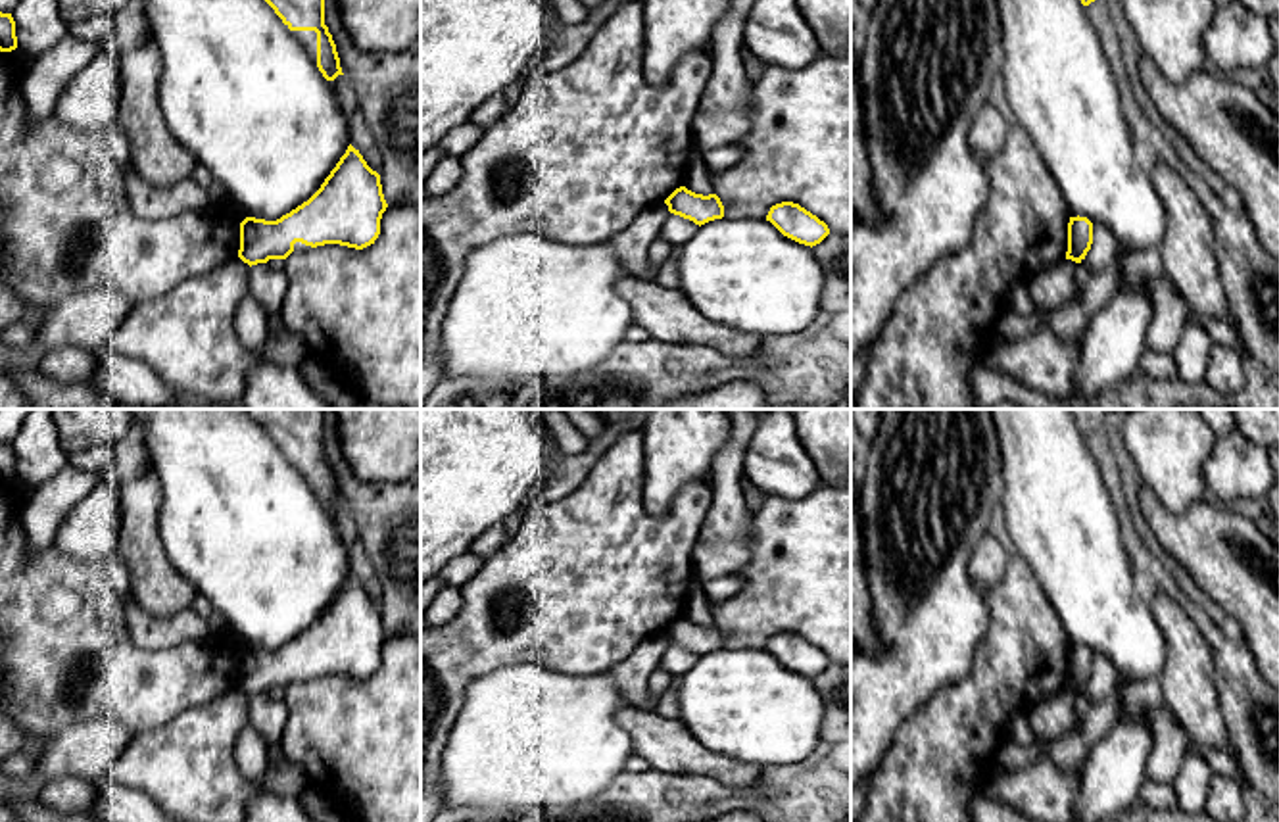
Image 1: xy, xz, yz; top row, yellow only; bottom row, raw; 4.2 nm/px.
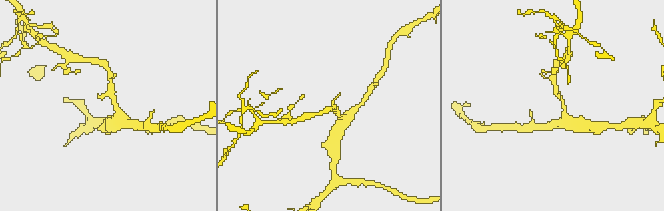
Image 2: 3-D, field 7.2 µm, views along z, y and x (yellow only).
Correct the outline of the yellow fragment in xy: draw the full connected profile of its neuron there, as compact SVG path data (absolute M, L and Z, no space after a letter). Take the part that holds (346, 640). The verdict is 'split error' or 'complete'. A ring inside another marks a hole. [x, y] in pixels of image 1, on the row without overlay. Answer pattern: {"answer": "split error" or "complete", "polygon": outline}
{"answer": "complete", "polygon": "M350 574L307 632L277 651L246 647L240 653L238 688L250 697L286 689L296 672L363 680L378 668L386 638L380 605Z"}

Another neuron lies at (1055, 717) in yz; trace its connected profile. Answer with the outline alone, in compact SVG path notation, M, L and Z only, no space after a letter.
M1062 689L1027 711L1035 743L1054 741L1079 726L1081 716L1075 713L1075 695L1072 689Z

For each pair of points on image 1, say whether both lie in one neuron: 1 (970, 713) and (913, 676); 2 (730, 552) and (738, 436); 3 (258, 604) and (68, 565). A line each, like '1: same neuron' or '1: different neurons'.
1: different neurons
2: same neuron
3: different neurons

